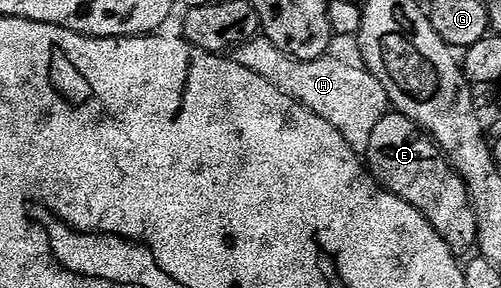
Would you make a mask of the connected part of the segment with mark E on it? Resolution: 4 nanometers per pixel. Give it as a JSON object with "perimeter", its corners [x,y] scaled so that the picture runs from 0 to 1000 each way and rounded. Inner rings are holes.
{"perimeter":[[[796,392],[766,399],[739,476],[731,580],[743,618],[780,677],[826,712],[896,865],[924,878],[952,854],[954,767],[934,649],[862,493],[860,469],[840,455],[826,420]]]}

